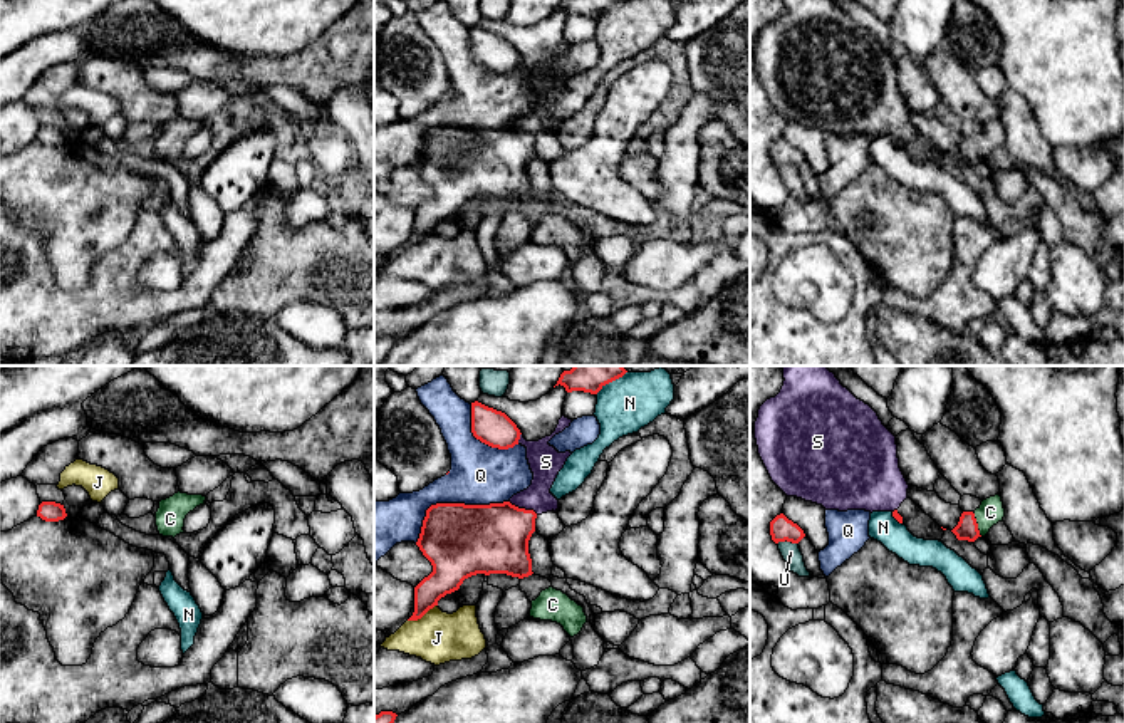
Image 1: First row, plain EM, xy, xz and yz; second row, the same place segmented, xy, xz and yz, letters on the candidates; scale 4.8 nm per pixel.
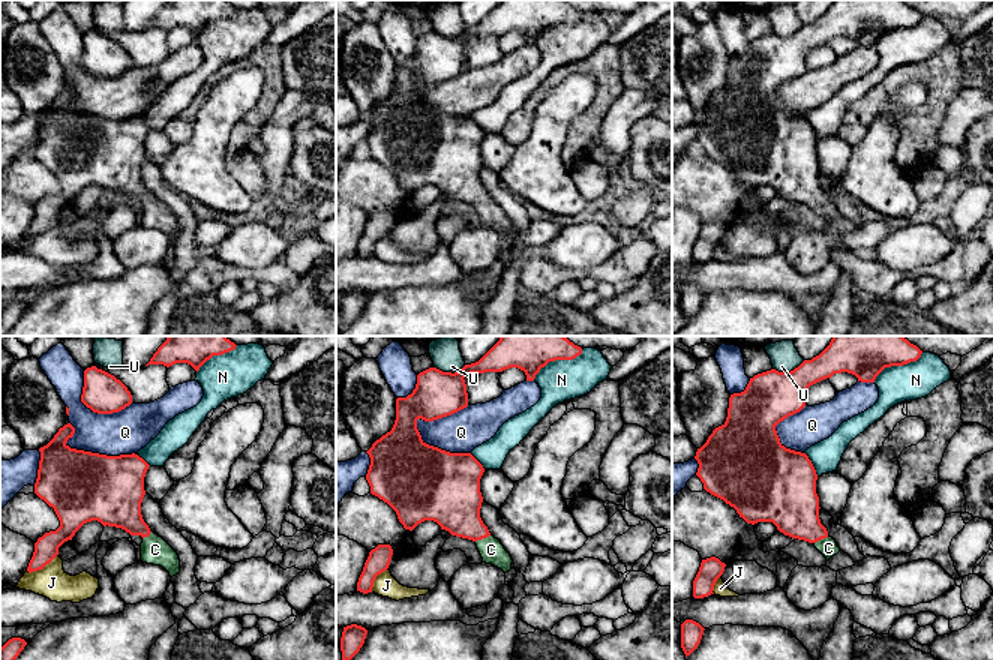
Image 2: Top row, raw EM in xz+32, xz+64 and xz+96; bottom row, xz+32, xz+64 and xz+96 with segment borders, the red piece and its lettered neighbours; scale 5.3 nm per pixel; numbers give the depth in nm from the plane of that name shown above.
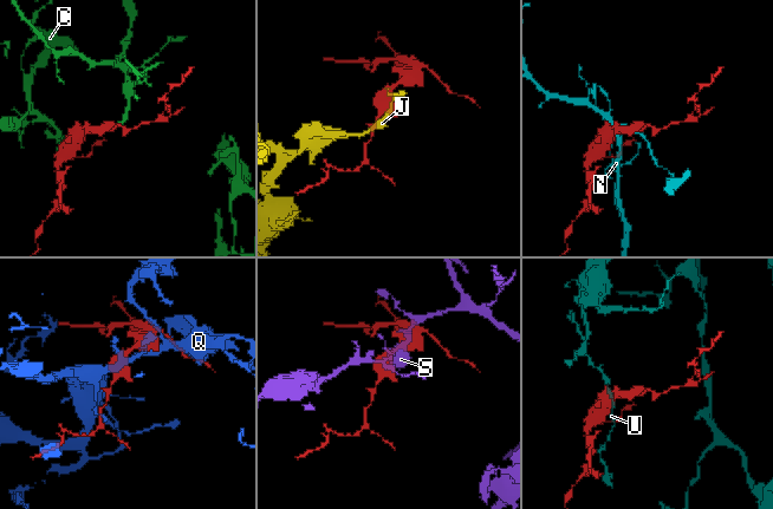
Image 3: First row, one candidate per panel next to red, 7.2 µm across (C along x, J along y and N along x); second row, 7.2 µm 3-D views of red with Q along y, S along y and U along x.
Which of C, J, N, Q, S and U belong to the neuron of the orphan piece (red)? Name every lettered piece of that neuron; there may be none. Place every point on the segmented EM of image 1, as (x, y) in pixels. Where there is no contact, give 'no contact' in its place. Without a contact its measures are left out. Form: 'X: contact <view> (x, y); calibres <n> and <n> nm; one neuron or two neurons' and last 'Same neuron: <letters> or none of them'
C: contact yz (977, 524); calibres 110 and 120 nm; one neuron
J: contact xz (421, 616); calibres 160 and 240 nm; two neurons
N: contact xz (611, 381); calibres 200 and 260 nm; two neurons
Q: contact xz (450, 504); calibres 360 and 280 nm; two neurons
S: contact xz (524, 509); calibres 340 and 160 nm; two neurons
U: contact yz (787, 540); calibres 120 and 90 nm; two neurons
Same neuron: C

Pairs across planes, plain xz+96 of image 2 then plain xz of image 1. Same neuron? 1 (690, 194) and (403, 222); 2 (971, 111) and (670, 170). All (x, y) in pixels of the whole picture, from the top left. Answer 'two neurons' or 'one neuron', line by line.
1: two neurons
2: one neuron

